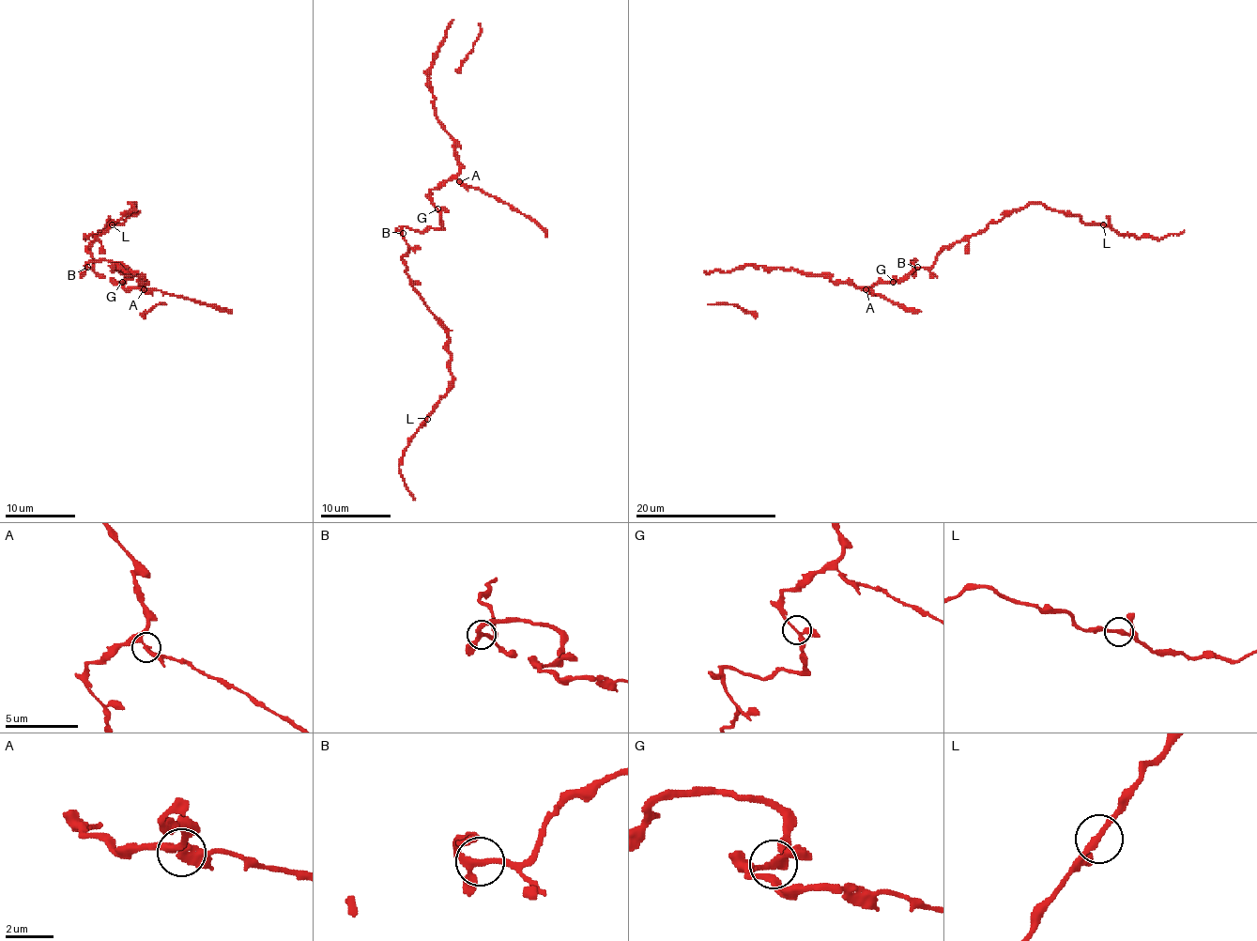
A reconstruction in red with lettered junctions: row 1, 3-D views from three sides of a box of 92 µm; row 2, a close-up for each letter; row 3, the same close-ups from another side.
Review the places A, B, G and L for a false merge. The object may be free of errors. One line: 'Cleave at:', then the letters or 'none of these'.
Cleave at: A

